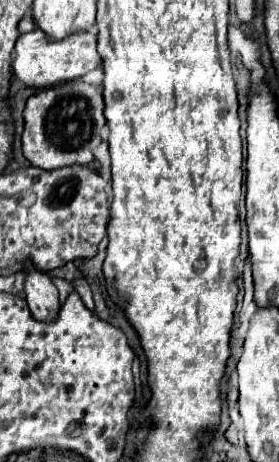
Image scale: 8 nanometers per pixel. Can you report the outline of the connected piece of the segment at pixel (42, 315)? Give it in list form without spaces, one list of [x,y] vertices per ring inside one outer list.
[[[29,267],[25,271],[25,293],[27,293],[27,305],[31,311],[31,317],[35,321],[43,321],[43,323],[55,321],[55,315],[59,313],[61,303],[51,277]]]

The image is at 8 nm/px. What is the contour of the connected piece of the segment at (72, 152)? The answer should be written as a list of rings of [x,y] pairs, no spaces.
[[[73,79],[39,91],[27,99],[23,119],[25,129],[21,135],[23,155],[31,165],[39,169],[57,169],[73,163],[87,165],[93,161],[93,149],[101,143],[101,129],[105,127],[103,117],[103,95],[97,85]]]

